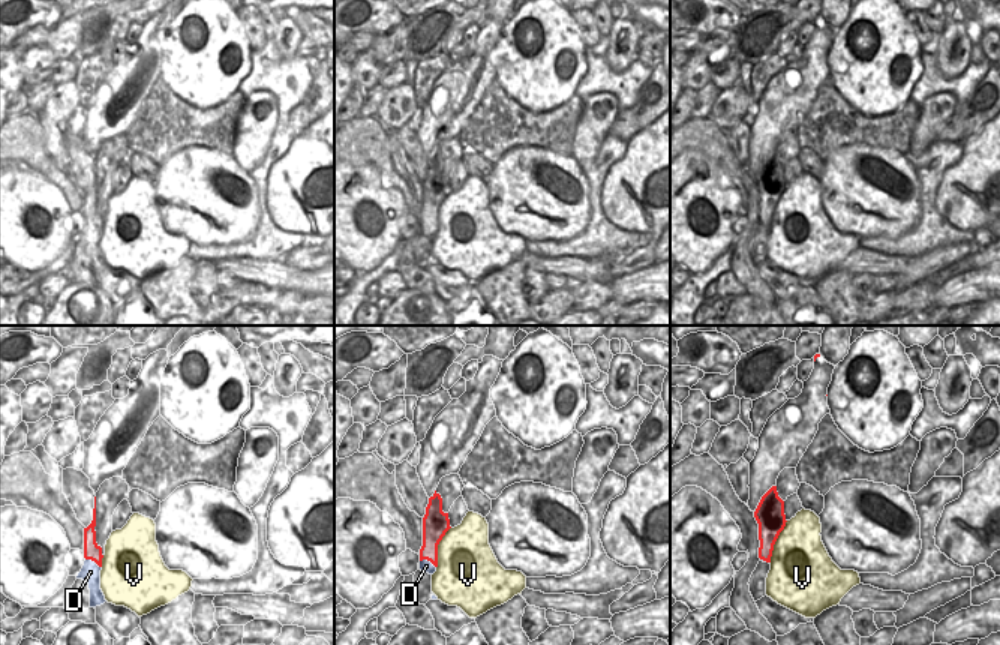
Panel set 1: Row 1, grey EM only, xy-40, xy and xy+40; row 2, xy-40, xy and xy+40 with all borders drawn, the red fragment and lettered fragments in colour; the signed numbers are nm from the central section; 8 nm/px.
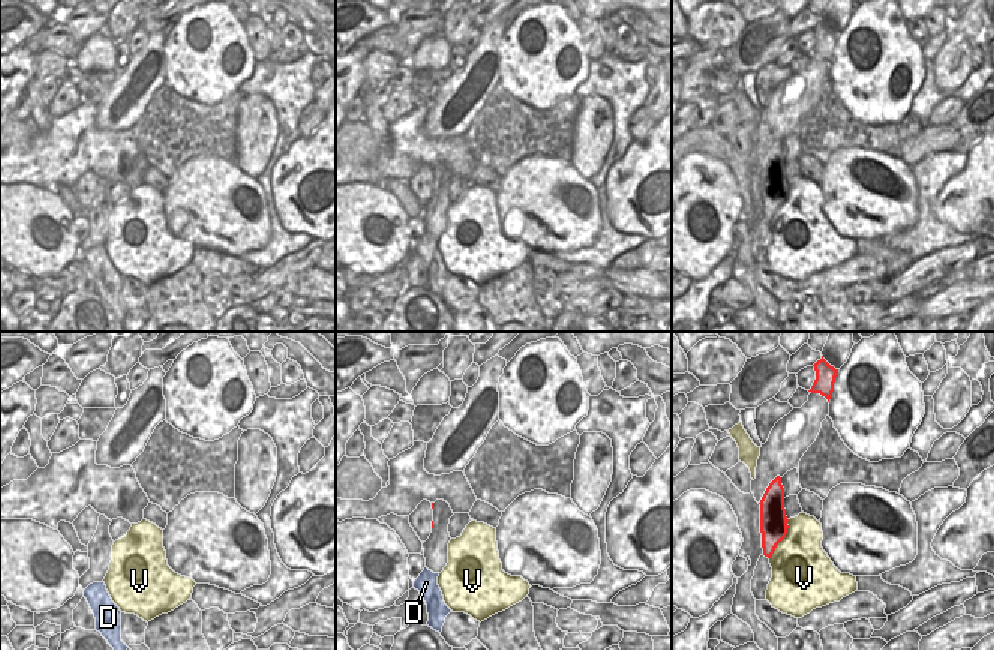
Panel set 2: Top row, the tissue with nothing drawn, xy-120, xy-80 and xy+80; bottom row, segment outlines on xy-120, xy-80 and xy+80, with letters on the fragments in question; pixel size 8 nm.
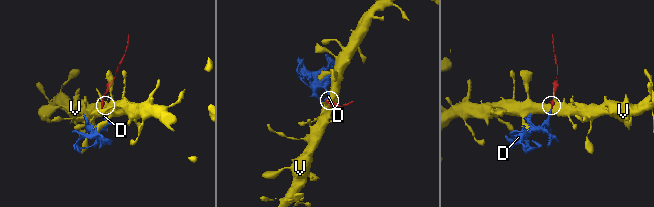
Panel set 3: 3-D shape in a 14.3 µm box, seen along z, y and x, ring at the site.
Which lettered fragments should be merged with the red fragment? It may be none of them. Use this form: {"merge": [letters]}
{"merge": []}

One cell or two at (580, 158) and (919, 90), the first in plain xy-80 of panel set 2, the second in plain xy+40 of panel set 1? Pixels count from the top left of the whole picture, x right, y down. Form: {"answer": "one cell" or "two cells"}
{"answer": "two cells"}

